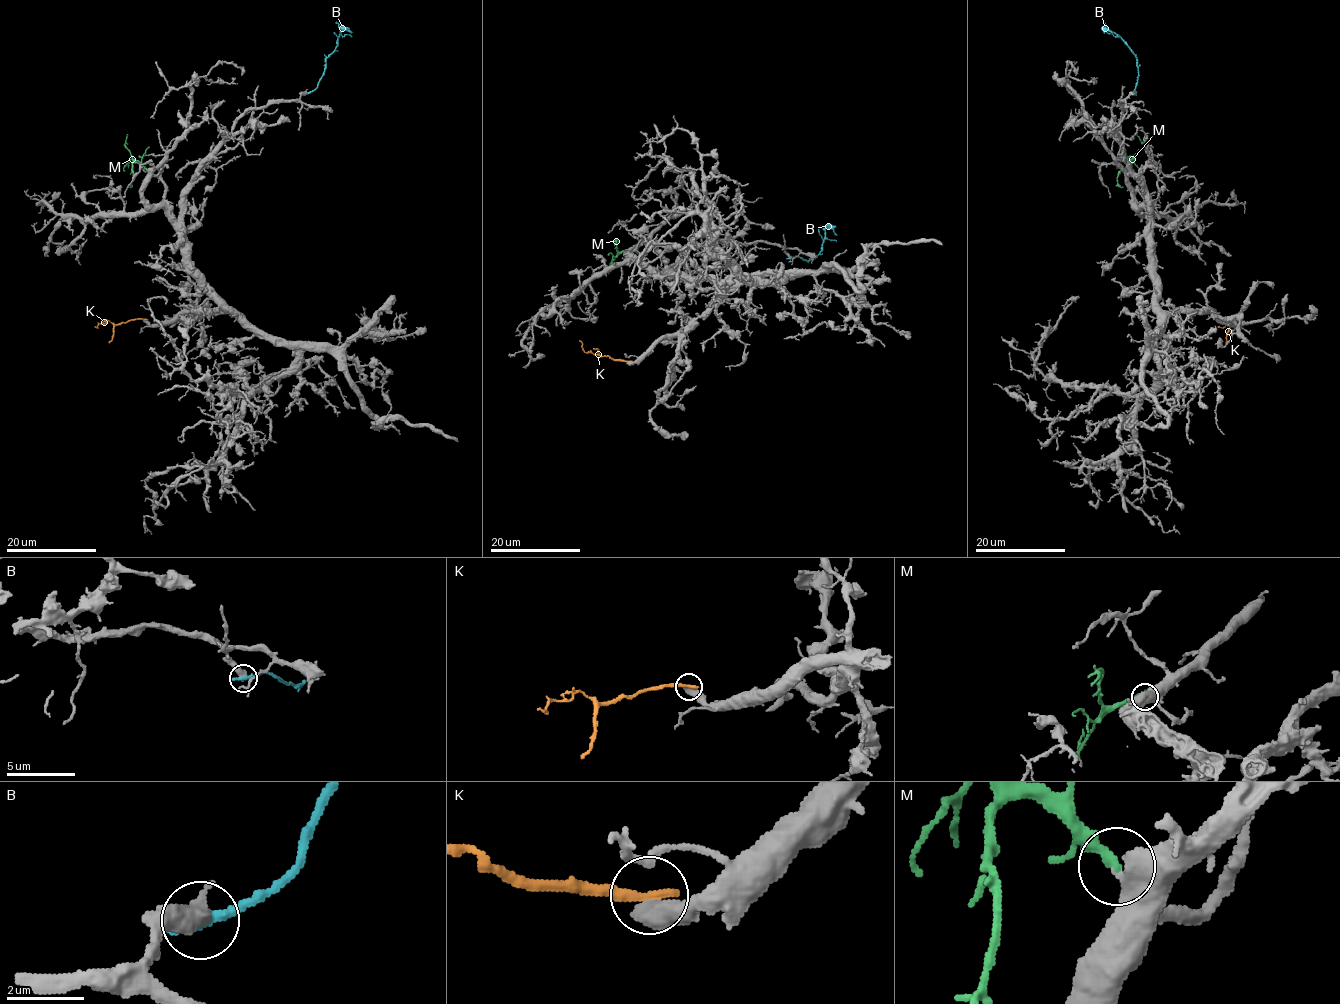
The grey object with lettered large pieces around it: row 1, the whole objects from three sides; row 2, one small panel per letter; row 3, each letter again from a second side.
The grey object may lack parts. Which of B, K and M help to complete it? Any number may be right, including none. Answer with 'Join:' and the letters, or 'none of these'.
Join: M

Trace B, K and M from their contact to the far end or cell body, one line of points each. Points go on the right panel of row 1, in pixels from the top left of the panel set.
B: (1136, 93), (1137, 57), (1112, 32)
K: (1238, 319), (1232, 324), (1231, 321), (1222, 328), (1218, 327)
M: (1126, 169), (1128, 162), (1145, 145), (1136, 134)

